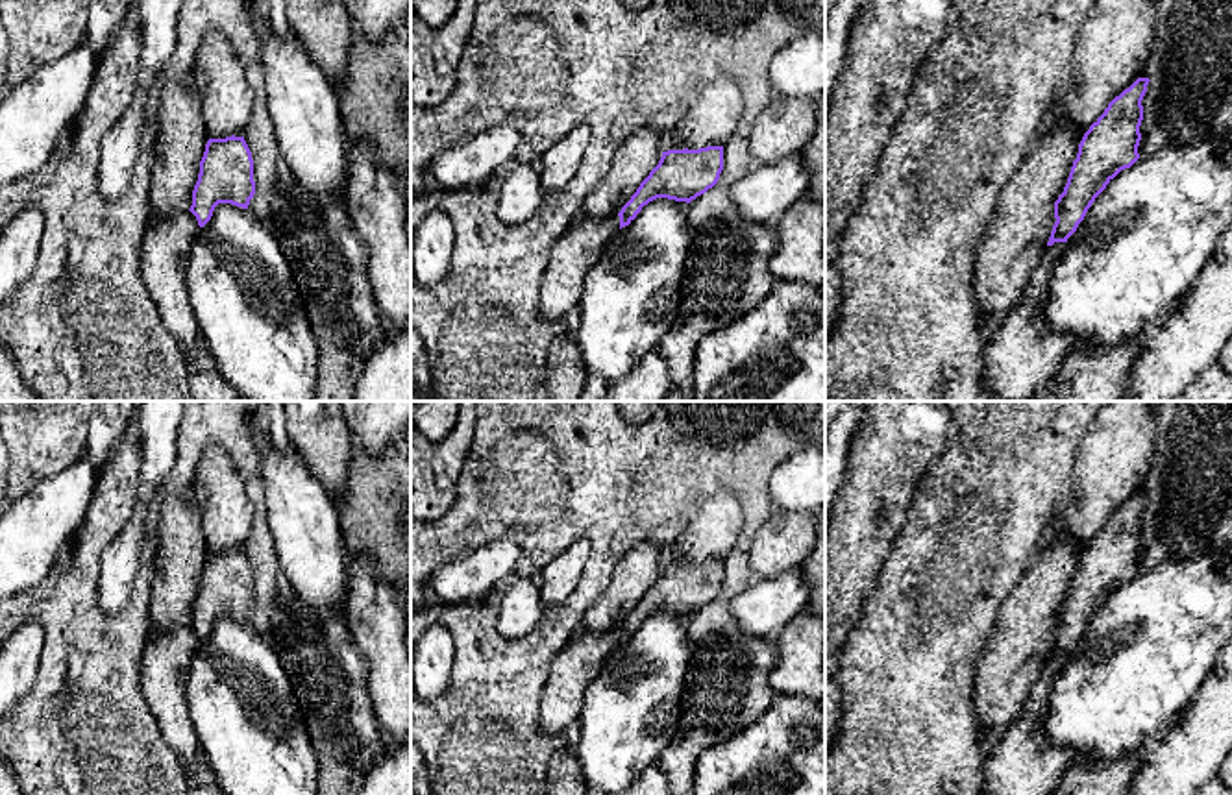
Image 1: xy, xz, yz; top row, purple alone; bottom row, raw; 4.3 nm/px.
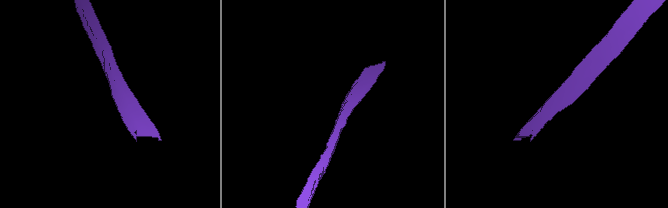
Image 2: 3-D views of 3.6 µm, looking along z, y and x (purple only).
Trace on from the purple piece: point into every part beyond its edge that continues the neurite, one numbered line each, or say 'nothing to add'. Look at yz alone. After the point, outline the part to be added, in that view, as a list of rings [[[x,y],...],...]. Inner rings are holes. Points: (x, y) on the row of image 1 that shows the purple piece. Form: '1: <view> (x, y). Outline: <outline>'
nothing to add

